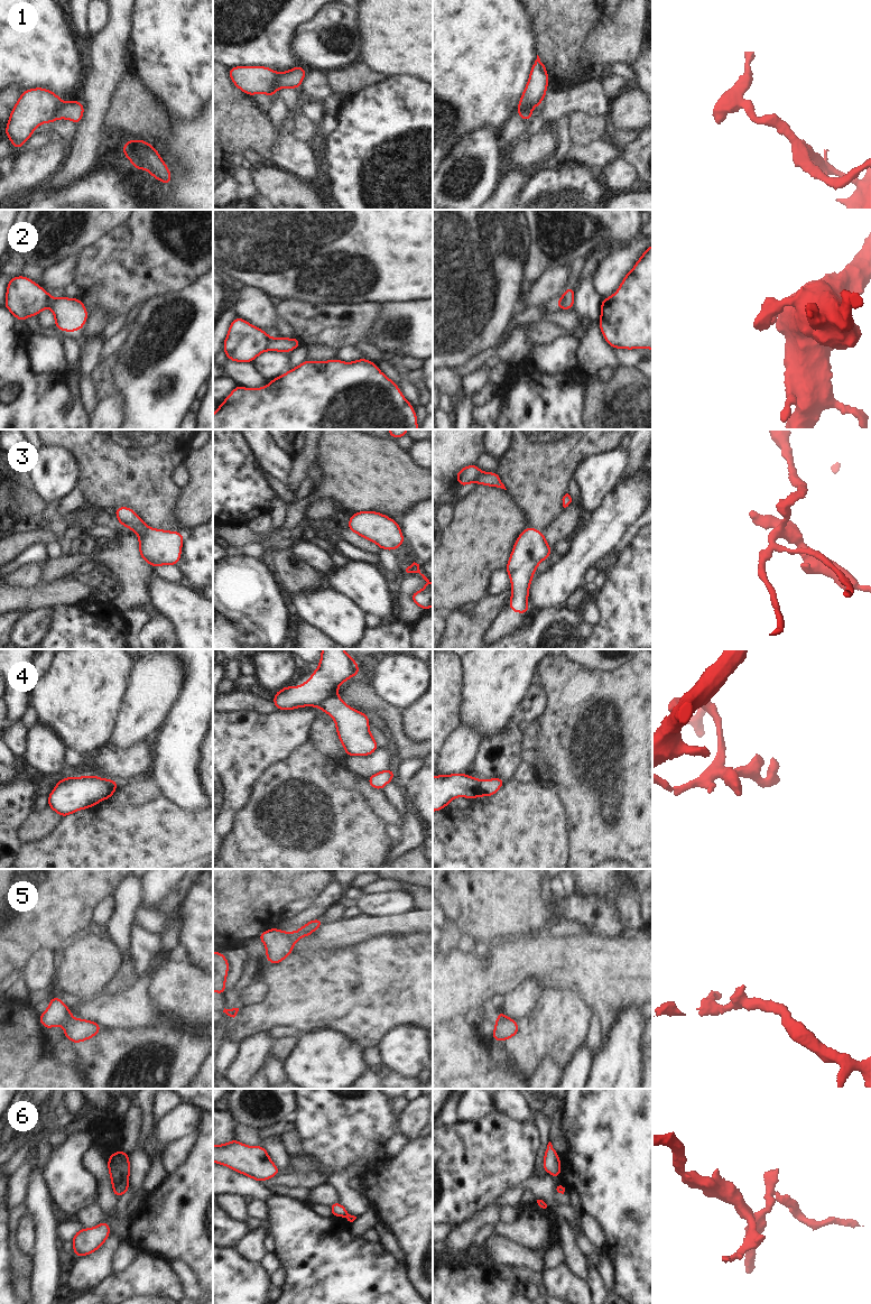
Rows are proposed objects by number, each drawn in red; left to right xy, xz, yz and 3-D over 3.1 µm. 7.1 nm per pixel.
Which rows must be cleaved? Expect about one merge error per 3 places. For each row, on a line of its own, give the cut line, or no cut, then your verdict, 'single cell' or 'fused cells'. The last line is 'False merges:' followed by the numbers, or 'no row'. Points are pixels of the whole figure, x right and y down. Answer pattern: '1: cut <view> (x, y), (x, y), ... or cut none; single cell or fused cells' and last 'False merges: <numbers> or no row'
1: cut xz (279, 74), (275, 82), (276, 89); fused cells
2: cut xz (270, 338), (265, 349); fused cells
3: cut none; single cell
4: cut xz (335, 694), (324, 699), (317, 705); fused cells
5: cut none; single cell
6: cut xy (128, 1186), (124, 1191); fused cells
False merges: 1, 2, 4, 6

